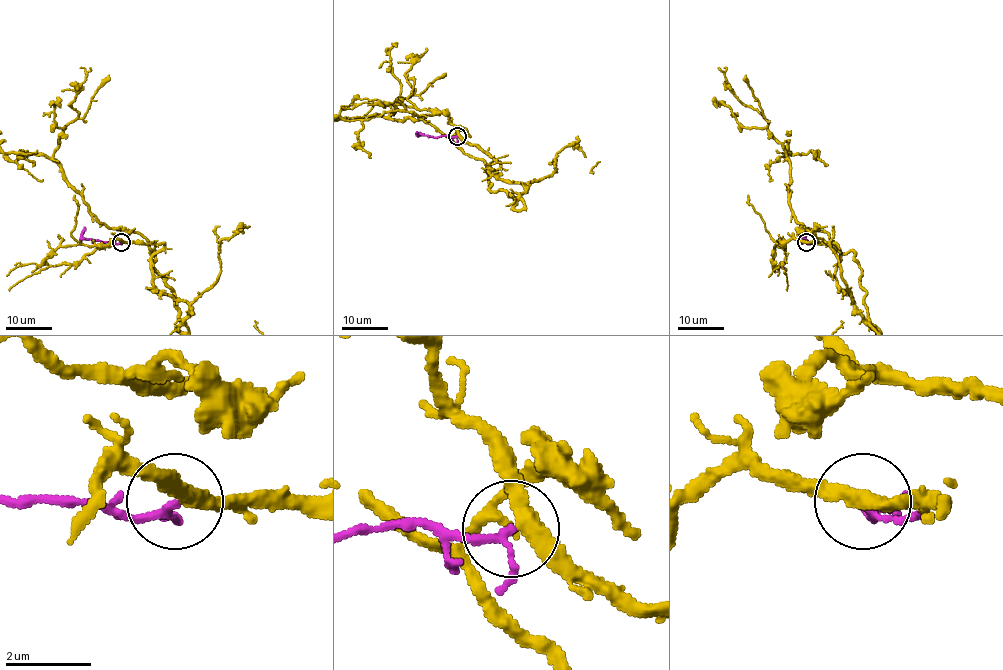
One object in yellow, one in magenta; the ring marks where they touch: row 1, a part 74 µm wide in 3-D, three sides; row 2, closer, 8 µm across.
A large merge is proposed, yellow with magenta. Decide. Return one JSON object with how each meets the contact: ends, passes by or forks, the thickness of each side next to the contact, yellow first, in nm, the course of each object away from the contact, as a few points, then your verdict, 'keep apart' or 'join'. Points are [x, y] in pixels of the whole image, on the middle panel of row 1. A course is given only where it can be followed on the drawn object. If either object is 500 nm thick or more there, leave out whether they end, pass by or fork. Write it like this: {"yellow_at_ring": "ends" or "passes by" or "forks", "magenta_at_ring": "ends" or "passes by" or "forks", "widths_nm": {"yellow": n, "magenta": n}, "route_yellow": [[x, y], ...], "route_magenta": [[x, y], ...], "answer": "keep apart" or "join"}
{"yellow_at_ring": "passes by", "magenta_at_ring": "passes by", "widths_nm": {"yellow": 380, "magenta": 140}, "route_magenta": [[457, 136], [421, 135]], "answer": "join"}

